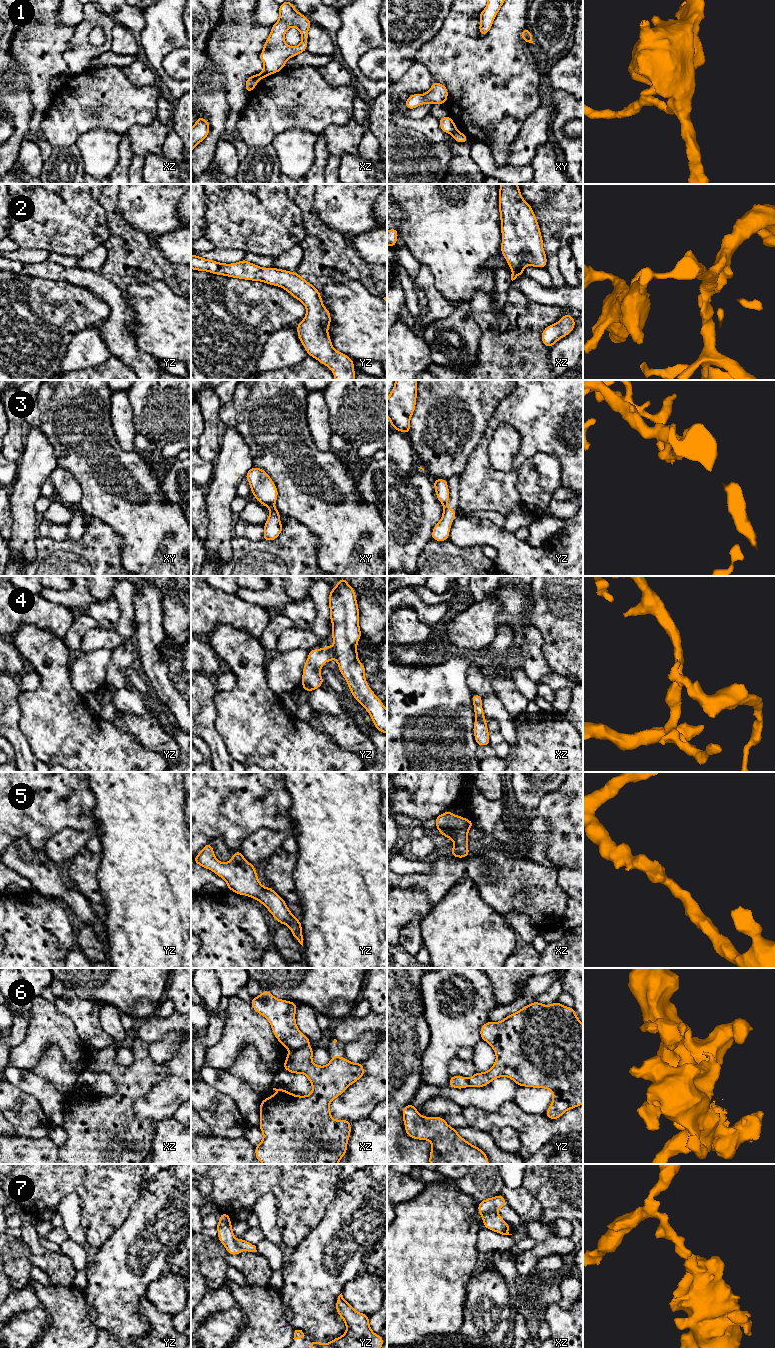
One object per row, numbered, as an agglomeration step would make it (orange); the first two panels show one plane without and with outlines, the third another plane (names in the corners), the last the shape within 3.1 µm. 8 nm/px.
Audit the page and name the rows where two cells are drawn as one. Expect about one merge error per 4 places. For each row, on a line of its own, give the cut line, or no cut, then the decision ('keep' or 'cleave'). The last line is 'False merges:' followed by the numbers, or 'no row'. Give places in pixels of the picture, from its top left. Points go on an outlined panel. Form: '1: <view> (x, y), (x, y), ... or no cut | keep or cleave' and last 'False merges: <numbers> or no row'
1: xz (257, 74), (259, 79) | cleave
2: no cut | keep
3: xy (272, 504), (268, 506) | cleave
4: yz (333, 649), (334, 657) | cleave
5: no cut | keep
6: xz (308, 1044), (290, 1051) | cleave
7: no cut | keep
False merges: 1, 3, 4, 6

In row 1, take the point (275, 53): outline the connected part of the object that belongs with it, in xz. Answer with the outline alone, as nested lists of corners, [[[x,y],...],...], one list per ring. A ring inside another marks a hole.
[[[289,0],[279,5],[279,19],[271,27],[270,35],[260,54],[264,70],[258,74],[259,80],[278,73],[285,67],[288,59],[307,51],[308,30],[311,24],[312,22],[298,12]],[[291,27],[296,27],[301,33],[301,43],[296,47],[287,45],[284,40],[286,31]]]

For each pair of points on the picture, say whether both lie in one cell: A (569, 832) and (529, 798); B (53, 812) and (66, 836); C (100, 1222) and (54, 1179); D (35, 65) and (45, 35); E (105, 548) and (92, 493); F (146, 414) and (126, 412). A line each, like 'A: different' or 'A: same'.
A: different
B: different
C: same
D: same
E: different
F: different

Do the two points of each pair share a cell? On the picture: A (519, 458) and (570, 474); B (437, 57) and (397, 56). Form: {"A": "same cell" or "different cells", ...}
{"A": "same cell", "B": "different cells"}

